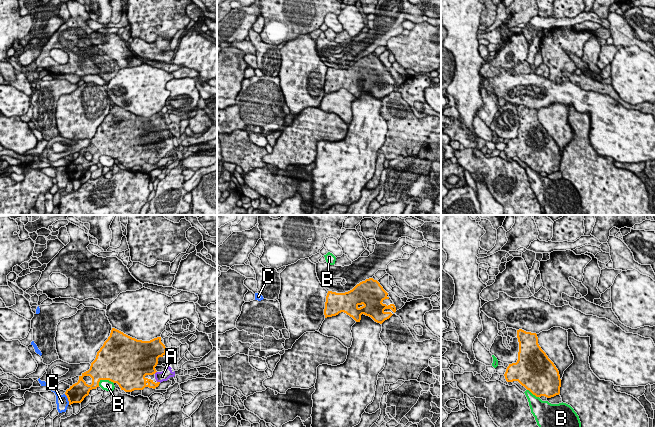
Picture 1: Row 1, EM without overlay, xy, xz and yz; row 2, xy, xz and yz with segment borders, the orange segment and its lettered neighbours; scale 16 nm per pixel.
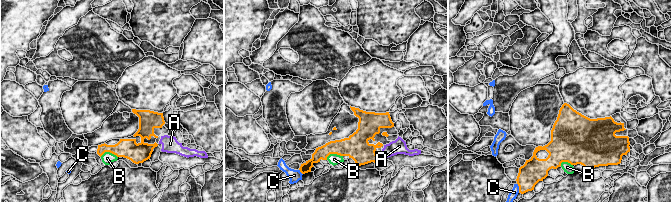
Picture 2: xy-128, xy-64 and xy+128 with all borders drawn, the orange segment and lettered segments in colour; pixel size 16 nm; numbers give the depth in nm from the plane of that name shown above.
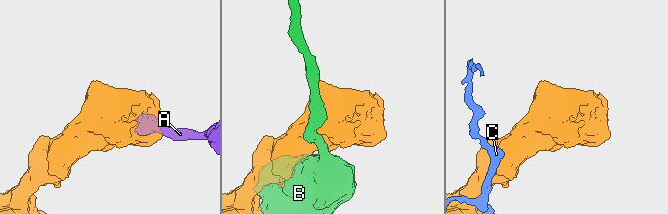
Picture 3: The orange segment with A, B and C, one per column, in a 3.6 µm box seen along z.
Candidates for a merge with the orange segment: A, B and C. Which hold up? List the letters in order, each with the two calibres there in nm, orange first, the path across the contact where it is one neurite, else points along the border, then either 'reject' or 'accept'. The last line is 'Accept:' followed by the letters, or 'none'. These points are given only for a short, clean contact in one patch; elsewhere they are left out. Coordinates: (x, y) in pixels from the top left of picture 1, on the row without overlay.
A: 160/160 nm | across xy (149, 146), (144, 153), (159, 158), (162, 152) | accept
B: 480/170 nm | reject
C: 300/200 nm | reject
Accept: A

